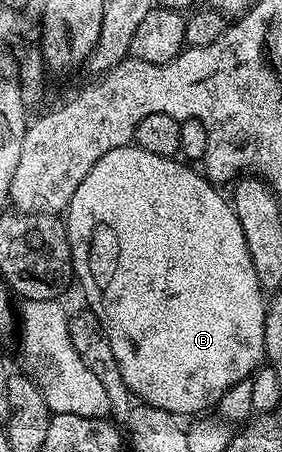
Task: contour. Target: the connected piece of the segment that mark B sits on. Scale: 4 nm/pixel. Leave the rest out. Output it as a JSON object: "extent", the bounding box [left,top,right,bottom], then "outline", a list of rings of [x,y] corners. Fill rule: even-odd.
{"extent":[66,143,266,415],"outline":[[[125,143],[114,151],[106,151],[94,167],[90,167],[90,175],[78,183],[78,191],[70,199],[66,210],[68,226],[68,242],[72,252],[72,271],[75,280],[80,281],[80,289],[84,292],[83,304],[91,309],[109,340],[110,348],[121,368],[122,379],[132,393],[145,405],[153,405],[162,411],[175,415],[194,413],[200,415],[211,407],[219,406],[224,392],[234,387],[239,381],[247,380],[265,360],[264,356],[264,306],[266,293],[261,288],[258,275],[255,273],[251,253],[247,249],[246,235],[243,234],[242,223],[233,209],[233,202],[219,193],[217,186],[204,176],[203,172],[192,169],[191,164],[176,157],[150,155],[150,151],[142,151],[134,143]]]}

